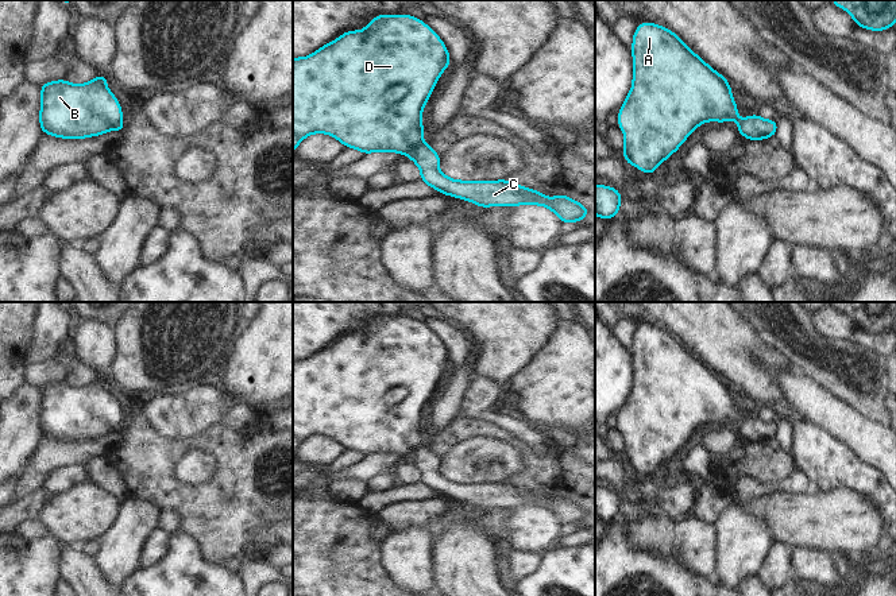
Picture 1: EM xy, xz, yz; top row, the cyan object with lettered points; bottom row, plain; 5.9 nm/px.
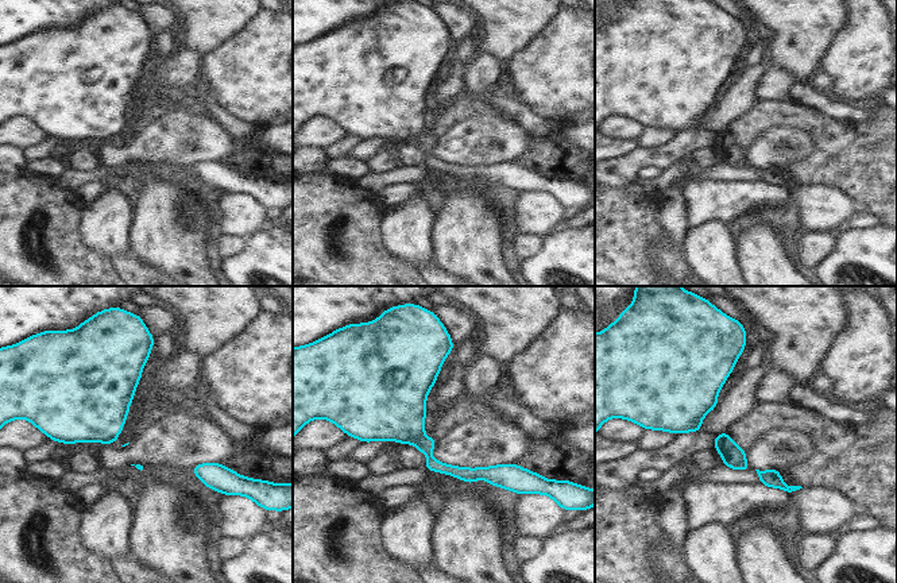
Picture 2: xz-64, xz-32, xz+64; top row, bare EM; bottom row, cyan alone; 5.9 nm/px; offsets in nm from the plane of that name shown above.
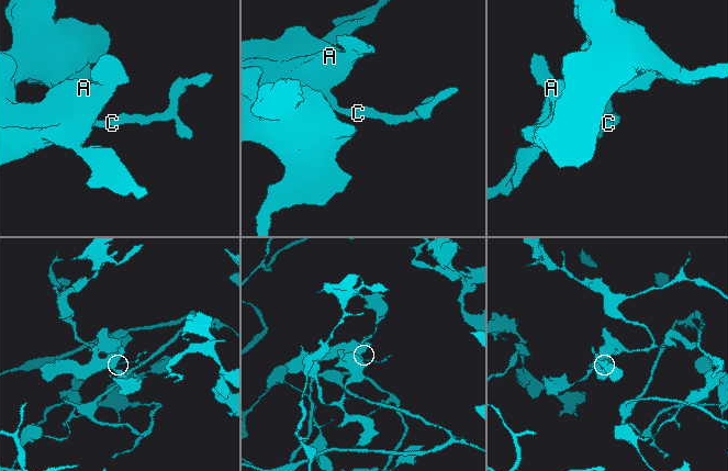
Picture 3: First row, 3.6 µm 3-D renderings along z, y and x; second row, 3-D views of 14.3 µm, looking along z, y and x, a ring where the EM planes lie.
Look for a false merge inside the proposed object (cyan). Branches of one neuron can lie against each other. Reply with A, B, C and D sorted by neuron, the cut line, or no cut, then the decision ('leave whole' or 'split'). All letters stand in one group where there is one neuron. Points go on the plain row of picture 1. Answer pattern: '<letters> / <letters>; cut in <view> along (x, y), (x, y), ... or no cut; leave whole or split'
A B D / C; cut in xz along (423, 444), (408, 457); split

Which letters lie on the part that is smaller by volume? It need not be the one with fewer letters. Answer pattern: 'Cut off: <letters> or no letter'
Cut off: C

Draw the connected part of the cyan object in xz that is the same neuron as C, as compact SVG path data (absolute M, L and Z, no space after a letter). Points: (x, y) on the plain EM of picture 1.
M426 445L417 448L409 460L420 469L420 481L441 496L475 504L480 510L494 507L540 507L555 514L560 525L582 523L590 512L580 504L571 502L568 498L545 499L537 492L518 488L507 481L503 483L455 483L440 475L440 457Z

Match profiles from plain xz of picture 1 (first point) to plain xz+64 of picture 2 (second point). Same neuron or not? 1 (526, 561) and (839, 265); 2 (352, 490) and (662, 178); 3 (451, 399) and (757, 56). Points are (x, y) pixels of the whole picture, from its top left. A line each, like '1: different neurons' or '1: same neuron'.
1: different neurons
2: different neurons
3: different neurons

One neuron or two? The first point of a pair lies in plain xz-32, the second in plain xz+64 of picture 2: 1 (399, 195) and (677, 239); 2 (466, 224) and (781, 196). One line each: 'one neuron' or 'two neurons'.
1: two neurons
2: two neurons

